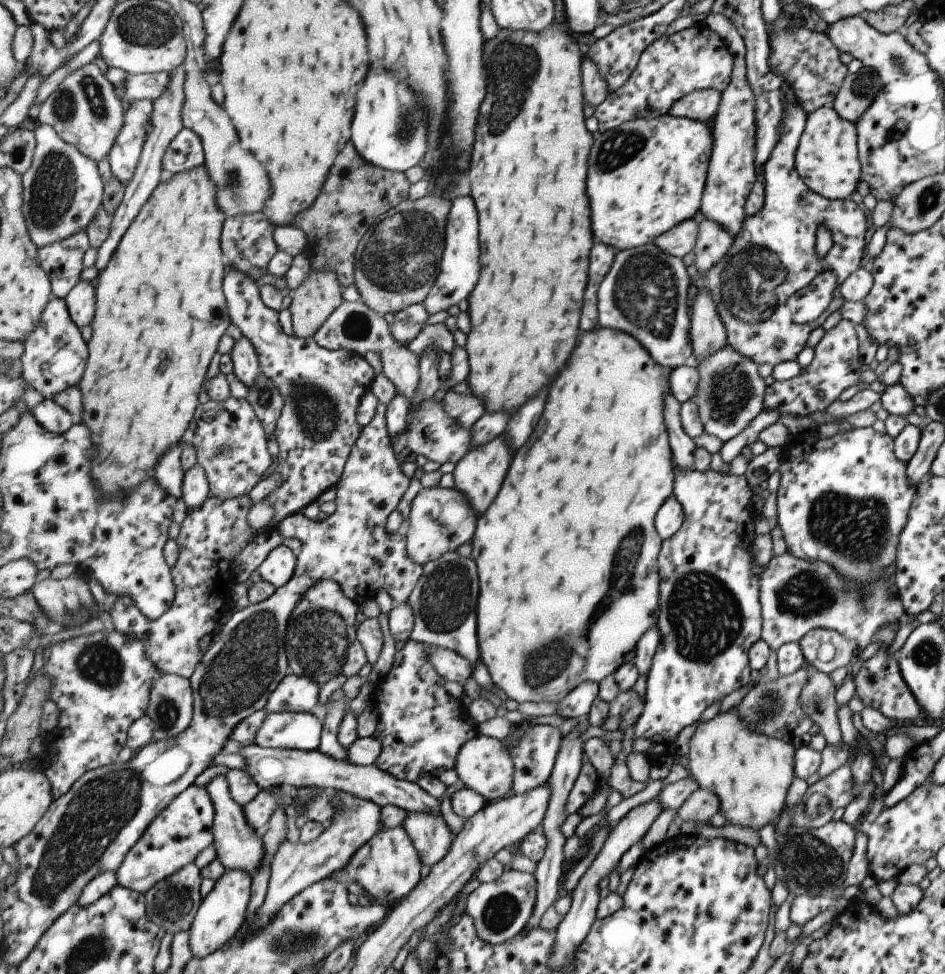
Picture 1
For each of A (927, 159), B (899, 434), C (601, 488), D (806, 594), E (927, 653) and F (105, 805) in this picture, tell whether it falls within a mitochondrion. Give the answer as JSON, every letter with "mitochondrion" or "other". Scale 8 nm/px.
{"A":"mitochondrion","B":"other","C":"other","D":"mitochondrion","E":"mitochondrion","F":"mitochondrion"}

